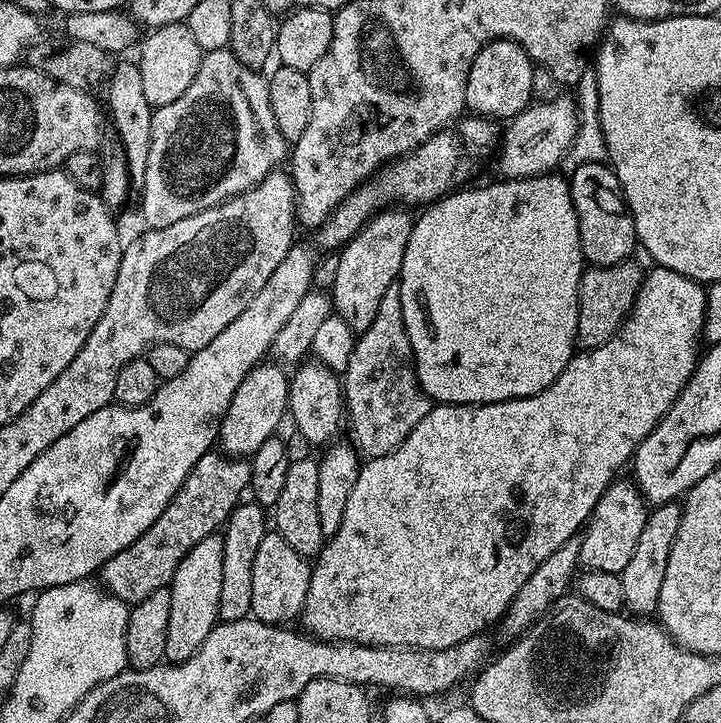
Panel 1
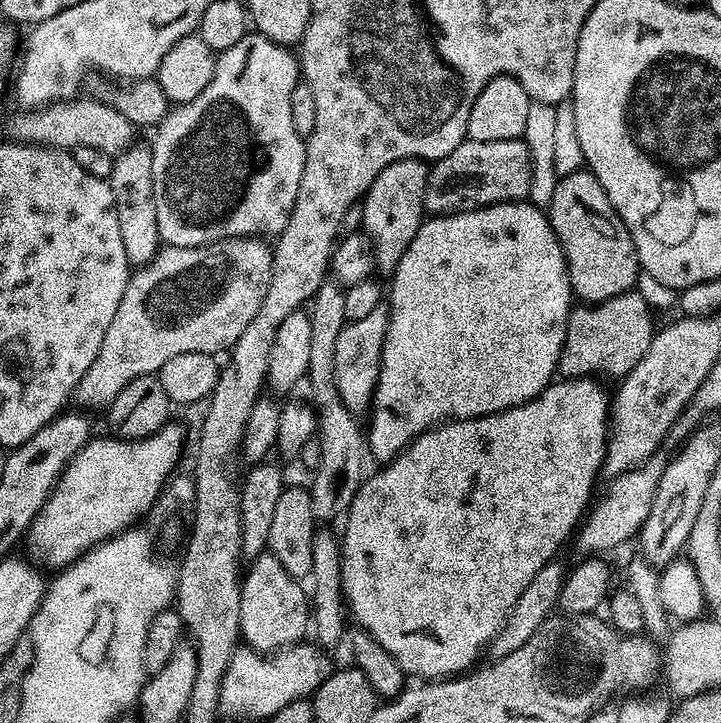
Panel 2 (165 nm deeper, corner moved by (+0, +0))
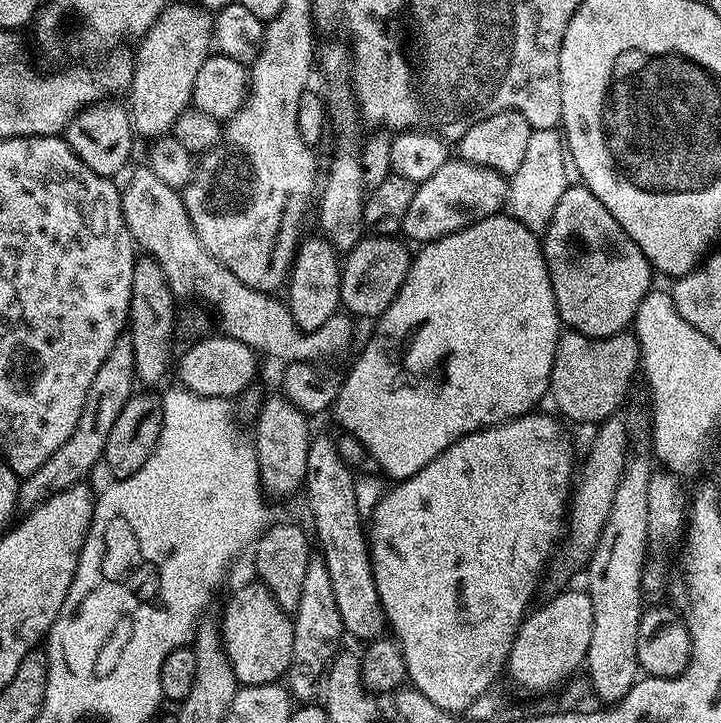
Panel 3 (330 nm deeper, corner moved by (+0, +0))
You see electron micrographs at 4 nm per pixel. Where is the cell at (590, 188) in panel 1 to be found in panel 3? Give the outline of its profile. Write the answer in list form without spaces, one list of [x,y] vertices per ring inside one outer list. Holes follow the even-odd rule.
[[[583,183],[571,185],[562,194],[554,216],[542,233],[544,261],[550,274],[550,286],[554,290],[554,302],[560,315],[561,325],[573,332],[591,336],[593,340],[603,336],[613,336],[625,331],[635,321],[638,302],[653,287],[654,269],[648,259],[638,250],[638,246],[618,226],[614,214],[594,198],[589,188]]]

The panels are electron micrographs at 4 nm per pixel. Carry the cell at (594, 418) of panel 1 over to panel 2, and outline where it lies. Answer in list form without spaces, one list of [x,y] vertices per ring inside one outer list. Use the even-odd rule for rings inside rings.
[[[560,378],[560,379],[557,379],[557,380],[556,380],[556,381],[555,381],[555,382],[553,382],[553,383],[551,383],[551,384],[549,384],[549,385],[548,385],[548,387],[547,387],[547,388],[543,388],[543,389],[542,389],[542,390],[541,390],[541,392],[539,392],[539,394],[538,394],[538,395],[537,395],[537,396],[536,396],[536,397],[534,397],[534,399],[533,399],[533,400],[531,400],[531,401],[530,401],[530,402],[526,402],[526,403],[525,403],[525,404],[519,404],[519,405],[518,405],[518,406],[514,406],[514,407],[513,407],[513,408],[507,408],[507,409],[506,409],[506,410],[502,410],[502,411],[501,411],[501,412],[495,412],[495,413],[494,413],[494,414],[490,414],[490,415],[489,415],[489,416],[479,416],[479,417],[478,417],[478,418],[470,418],[470,419],[469,419],[469,420],[449,420],[449,421],[448,421],[448,423],[447,423],[447,424],[438,424],[438,425],[436,425],[436,427],[434,427],[434,428],[431,428],[431,429],[430,429],[430,430],[429,430],[429,432],[424,432],[424,433],[422,433],[422,434],[421,434],[421,435],[420,435],[420,437],[419,437],[419,438],[417,438],[417,440],[413,440],[413,441],[412,441],[412,443],[411,443],[411,444],[409,444],[409,445],[408,445],[408,447],[407,447],[407,448],[405,448],[405,449],[404,449],[404,451],[402,451],[402,452],[400,452],[400,453],[398,453],[398,455],[396,455],[396,457],[395,457],[395,458],[393,458],[393,459],[392,459],[392,460],[390,460],[390,461],[387,461],[387,463],[385,463],[385,464],[384,464],[384,465],[383,465],[383,467],[381,467],[381,468],[384,468],[384,469],[382,469],[382,470],[381,470],[381,472],[376,472],[376,473],[374,473],[374,474],[373,474],[373,476],[372,476],[372,473],[371,473],[371,475],[369,475],[369,476],[368,476],[368,477],[367,477],[367,479],[365,479],[365,480],[364,480],[364,481],[363,481],[363,483],[361,483],[361,485],[360,485],[360,488],[359,488],[359,490],[358,490],[358,491],[356,491],[356,497],[355,497],[355,498],[354,498],[354,502],[353,502],[353,503],[352,503],[352,505],[351,505],[351,506],[350,506],[350,507],[348,507],[348,511],[347,511],[347,513],[346,513],[346,519],[345,519],[345,520],[344,520],[344,521],[343,521],[343,524],[344,524],[344,523],[345,523],[345,524],[344,524],[344,536],[343,536],[343,532],[342,532],[342,547],[341,547],[341,549],[340,549],[340,569],[341,569],[341,570],[342,570],[342,590],[343,590],[343,591],[344,591],[344,603],[345,603],[345,605],[346,605],[346,608],[347,608],[347,611],[348,611],[348,612],[349,612],[349,613],[350,613],[350,616],[351,616],[351,619],[352,619],[352,616],[353,616],[353,618],[354,618],[354,619],[356,619],[356,620],[357,620],[357,622],[358,622],[358,623],[360,623],[360,624],[357,624],[357,625],[359,625],[359,627],[360,627],[360,628],[361,628],[361,629],[363,629],[363,631],[366,631],[366,632],[368,632],[368,633],[369,633],[369,634],[371,634],[371,636],[373,636],[373,637],[374,637],[374,638],[378,638],[378,642],[382,642],[382,646],[386,646],[386,650],[390,650],[390,654],[391,654],[391,655],[392,655],[392,656],[393,656],[393,657],[394,657],[394,659],[396,659],[396,661],[397,661],[397,662],[398,662],[398,666],[399,666],[399,667],[400,667],[400,668],[401,668],[401,669],[402,669],[402,671],[404,671],[404,672],[405,672],[405,673],[406,673],[406,674],[407,674],[407,675],[408,675],[408,676],[409,676],[409,677],[412,677],[412,676],[416,676],[416,677],[412,677],[412,678],[419,678],[419,679],[420,679],[420,680],[421,680],[421,681],[424,681],[424,682],[431,682],[431,681],[433,681],[433,680],[439,680],[439,679],[441,679],[441,678],[455,678],[455,677],[457,677],[457,676],[459,676],[459,675],[461,675],[461,674],[463,674],[463,673],[465,673],[465,672],[467,672],[467,671],[469,671],[469,669],[471,669],[471,668],[472,668],[472,667],[473,667],[473,665],[475,665],[475,664],[476,664],[476,663],[477,663],[477,661],[476,661],[476,662],[475,662],[475,660],[476,660],[476,659],[478,659],[478,658],[479,658],[479,656],[480,656],[480,652],[481,652],[481,656],[482,656],[482,650],[484,650],[484,649],[487,649],[487,647],[488,647],[488,645],[489,645],[489,644],[491,644],[491,643],[492,643],[492,639],[494,639],[494,638],[495,638],[495,636],[496,636],[496,635],[497,635],[497,634],[498,634],[498,630],[499,630],[499,629],[500,629],[500,627],[501,627],[501,626],[503,626],[503,625],[504,625],[504,623],[505,623],[505,622],[506,622],[506,618],[507,618],[507,617],[508,617],[508,615],[509,615],[509,614],[510,614],[510,610],[511,610],[511,609],[512,609],[512,607],[513,607],[513,606],[514,606],[514,602],[518,602],[518,598],[522,598],[522,590],[526,590],[526,586],[530,586],[530,582],[534,582],[534,574],[538,574],[538,570],[542,570],[542,566],[546,566],[546,565],[547,565],[547,564],[551,564],[551,563],[553,563],[553,561],[555,561],[555,560],[556,560],[556,559],[557,559],[557,556],[556,556],[556,551],[558,551],[558,550],[559,550],[559,548],[560,548],[560,547],[562,547],[562,546],[563,546],[563,544],[564,544],[564,543],[566,543],[566,542],[567,542],[567,540],[568,540],[568,543],[569,543],[569,540],[570,540],[570,537],[571,537],[571,536],[572,536],[572,535],[573,535],[573,533],[575,533],[575,532],[576,532],[576,531],[577,531],[577,528],[578,528],[578,525],[579,525],[579,524],[580,524],[580,523],[581,523],[581,521],[583,521],[583,520],[584,520],[584,518],[585,518],[585,516],[586,516],[586,513],[587,513],[587,512],[588,512],[588,511],[589,511],[589,508],[590,508],[590,505],[591,505],[591,504],[592,504],[592,503],[593,503],[593,500],[594,500],[594,496],[593,496],[593,498],[592,498],[592,491],[594,491],[594,490],[595,490],[595,488],[596,488],[596,479],[598,479],[598,478],[599,478],[599,479],[601,479],[601,476],[602,476],[602,469],[603,469],[603,466],[604,466],[604,455],[605,455],[605,454],[606,454],[606,450],[607,450],[607,449],[608,449],[608,422],[609,422],[609,419],[610,419],[610,392],[607,392],[607,390],[606,390],[606,389],[604,389],[604,388],[603,388],[603,386],[602,386],[602,385],[600,385],[600,384],[603,384],[603,383],[601,383],[601,381],[600,381],[600,380],[599,380],[599,379],[596,379],[596,378],[585,378],[585,379],[583,379],[583,380],[570,380],[570,379],[567,379],[567,378]]]

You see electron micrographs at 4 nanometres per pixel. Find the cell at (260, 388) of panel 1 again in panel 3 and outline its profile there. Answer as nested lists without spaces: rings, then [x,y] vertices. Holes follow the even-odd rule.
[[[315,234],[303,241],[296,252],[290,275],[286,281],[286,303],[292,315],[293,325],[304,332],[318,330],[331,316],[341,311],[340,302],[340,269],[341,257],[332,243],[323,235]]]

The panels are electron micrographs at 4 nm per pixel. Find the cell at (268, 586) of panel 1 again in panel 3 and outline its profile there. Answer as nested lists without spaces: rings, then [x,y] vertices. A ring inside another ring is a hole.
[[[259,582],[242,585],[225,602],[224,617],[219,617],[218,620],[220,634],[224,641],[226,654],[230,658],[230,666],[241,685],[274,684],[285,675],[290,666],[290,654],[294,654],[294,626],[292,621],[293,617],[276,605],[276,599]]]

